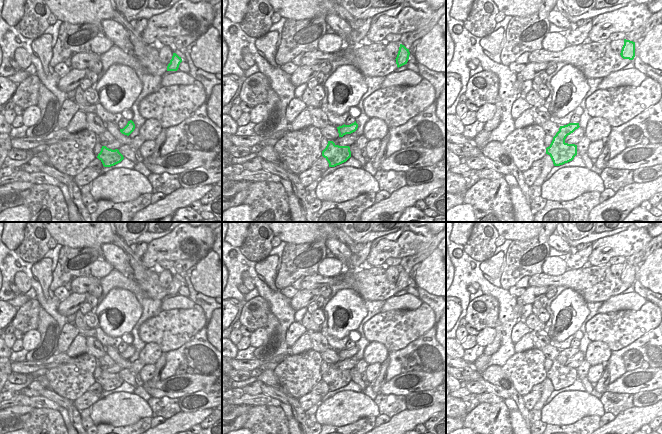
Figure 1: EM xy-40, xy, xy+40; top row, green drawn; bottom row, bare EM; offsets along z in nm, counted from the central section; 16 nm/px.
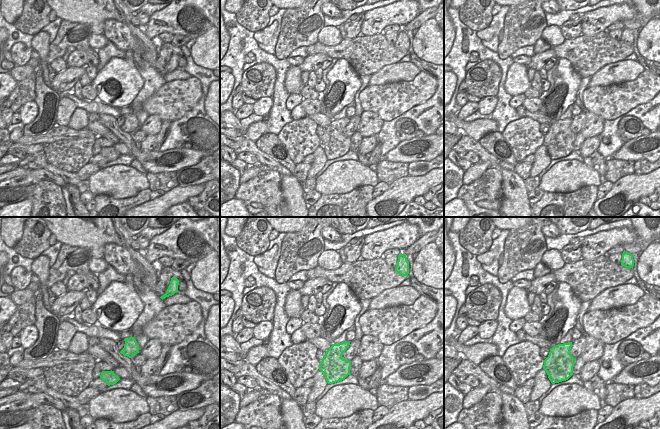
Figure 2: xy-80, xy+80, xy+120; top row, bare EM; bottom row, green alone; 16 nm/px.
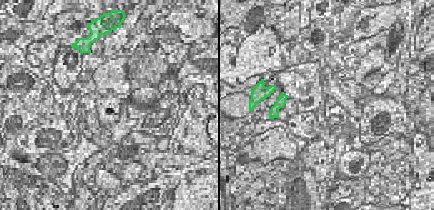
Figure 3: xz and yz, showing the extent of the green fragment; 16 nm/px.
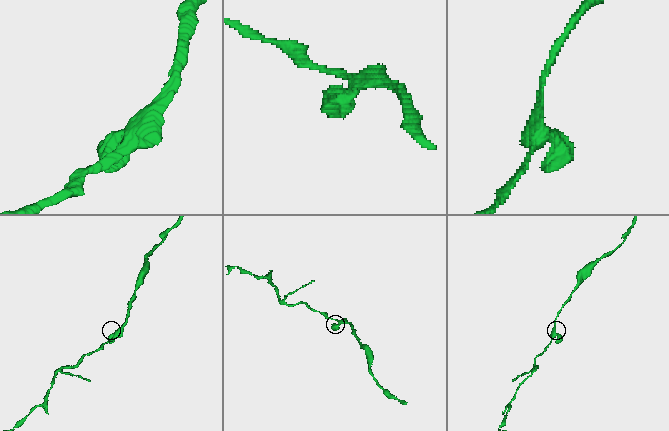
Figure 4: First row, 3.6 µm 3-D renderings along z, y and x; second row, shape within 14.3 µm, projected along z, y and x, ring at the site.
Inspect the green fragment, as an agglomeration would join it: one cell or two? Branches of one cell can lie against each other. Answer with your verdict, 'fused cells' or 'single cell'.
single cell

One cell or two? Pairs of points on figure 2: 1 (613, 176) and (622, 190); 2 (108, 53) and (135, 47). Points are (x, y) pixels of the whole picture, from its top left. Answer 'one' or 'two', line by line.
1: two
2: two

